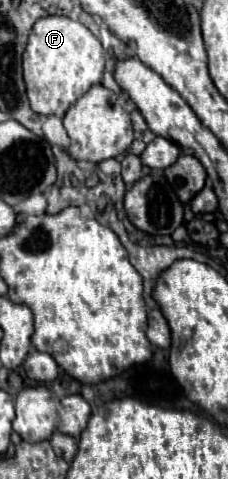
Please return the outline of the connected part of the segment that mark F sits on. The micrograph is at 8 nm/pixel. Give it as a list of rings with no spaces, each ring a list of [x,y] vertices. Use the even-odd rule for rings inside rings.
[[[47,16],[35,22],[23,54],[23,78],[31,110],[63,118],[67,108],[93,84],[101,82],[105,68],[101,42],[81,24],[65,16]]]

